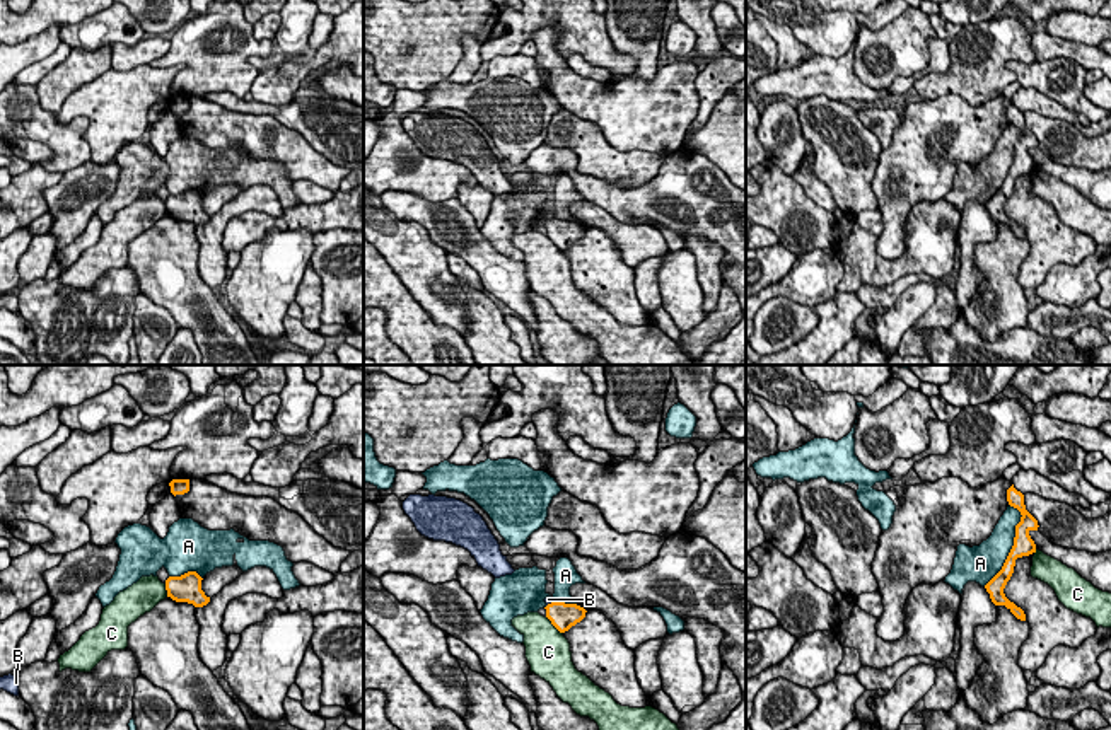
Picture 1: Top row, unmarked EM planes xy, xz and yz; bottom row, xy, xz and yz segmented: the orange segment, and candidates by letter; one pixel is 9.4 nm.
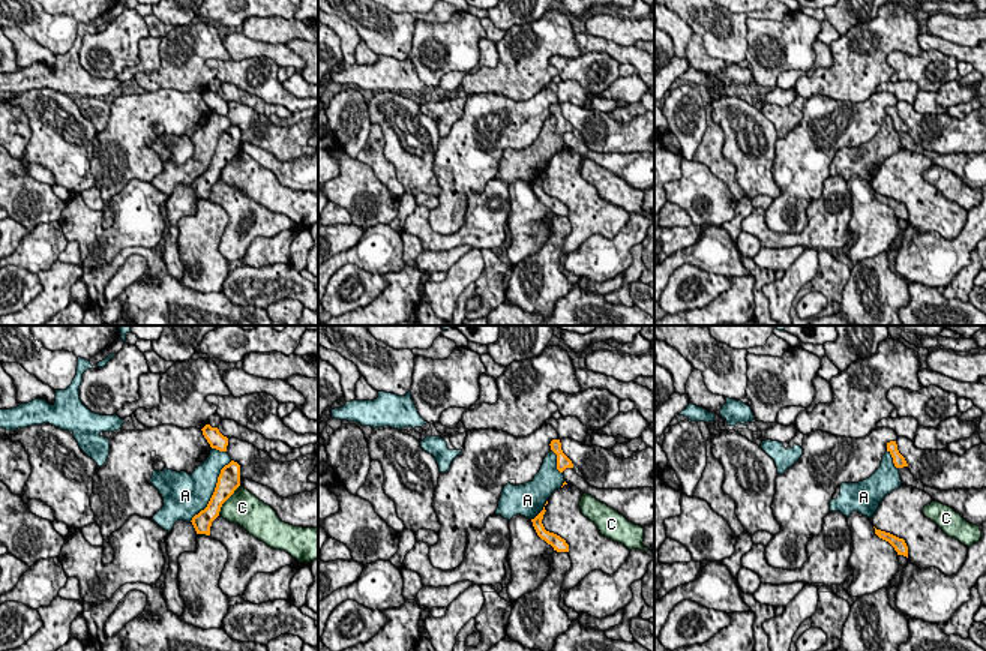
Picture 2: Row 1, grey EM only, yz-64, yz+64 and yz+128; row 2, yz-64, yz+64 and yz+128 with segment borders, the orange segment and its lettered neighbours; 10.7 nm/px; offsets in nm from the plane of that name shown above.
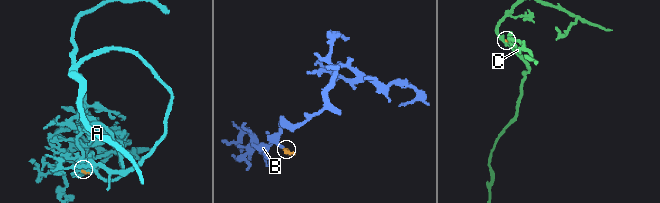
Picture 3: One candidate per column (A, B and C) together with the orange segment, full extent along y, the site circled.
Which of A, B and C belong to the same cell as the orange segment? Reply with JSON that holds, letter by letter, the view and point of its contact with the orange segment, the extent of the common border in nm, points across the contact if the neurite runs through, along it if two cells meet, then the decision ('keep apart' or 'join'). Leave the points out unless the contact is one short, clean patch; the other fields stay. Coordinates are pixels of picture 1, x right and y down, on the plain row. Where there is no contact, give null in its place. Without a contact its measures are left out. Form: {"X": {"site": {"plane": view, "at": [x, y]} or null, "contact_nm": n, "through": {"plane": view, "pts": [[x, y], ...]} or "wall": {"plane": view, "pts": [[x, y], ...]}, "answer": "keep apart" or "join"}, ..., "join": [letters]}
{"A": {"site": {"plane": "yz", "at": [1014, 162]}, "contact_nm": 800, "answer": "keep apart"}, "B": {"site": {"plane": "xz", "at": [552, 220]}, "contact_nm": 100, "through": {"plane": "xz", "pts": [[564, 234], [552, 220], [548, 217]]}, "answer": "join"}, "C": {"site": {"plane": "xz", "at": [553, 243]}, "contact_nm": 240, "answer": "keep apart"}, "join": ["B"]}

